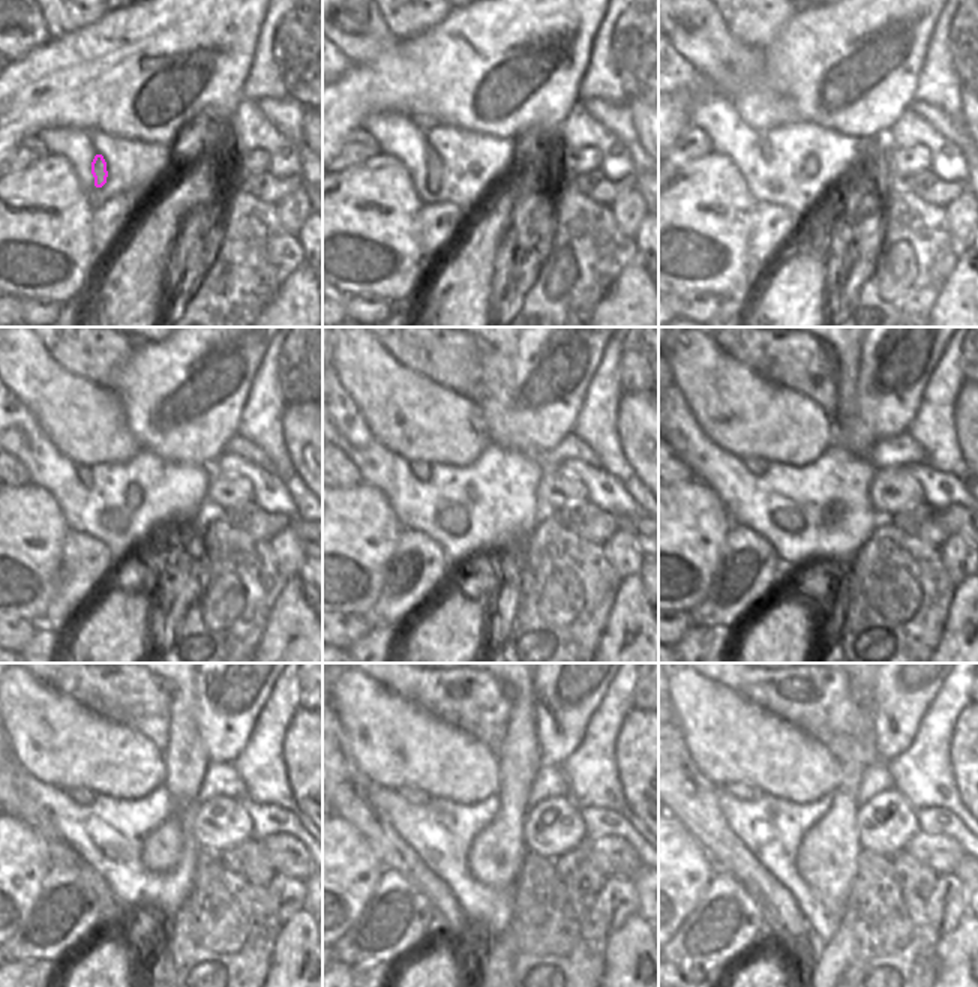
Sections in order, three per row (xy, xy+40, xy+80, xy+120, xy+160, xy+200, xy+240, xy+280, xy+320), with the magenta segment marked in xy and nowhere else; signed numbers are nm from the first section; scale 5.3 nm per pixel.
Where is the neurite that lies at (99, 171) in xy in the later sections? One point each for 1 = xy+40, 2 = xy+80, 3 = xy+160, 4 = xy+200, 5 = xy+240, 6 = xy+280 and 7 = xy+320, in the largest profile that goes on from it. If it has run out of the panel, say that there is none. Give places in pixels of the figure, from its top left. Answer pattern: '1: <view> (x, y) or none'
1: xy+40 (434, 162)
2: xy+80 (765, 150)
3: xy+160 (422, 470)
4: xy+200 (756, 465)
5: xy+240 (81, 795)
6: xy+280 (413, 795)
7: xy+320 (740, 791)

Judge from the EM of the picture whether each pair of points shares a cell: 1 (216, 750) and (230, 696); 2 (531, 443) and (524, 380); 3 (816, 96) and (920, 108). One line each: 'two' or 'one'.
1: one
2: one
3: two

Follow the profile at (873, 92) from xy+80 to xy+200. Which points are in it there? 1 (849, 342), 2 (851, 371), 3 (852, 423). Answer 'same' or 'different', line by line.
1: different
2: different
3: different

